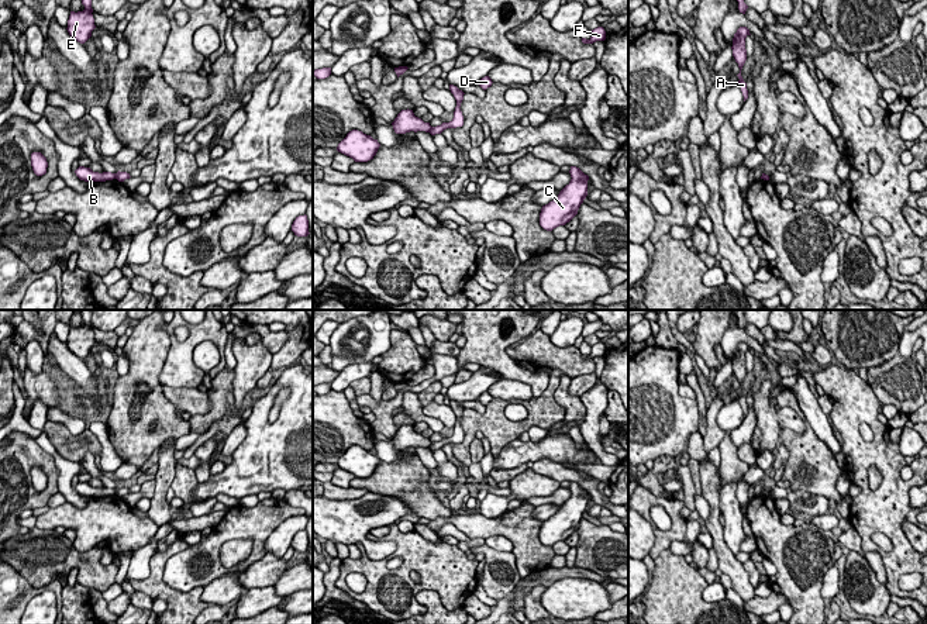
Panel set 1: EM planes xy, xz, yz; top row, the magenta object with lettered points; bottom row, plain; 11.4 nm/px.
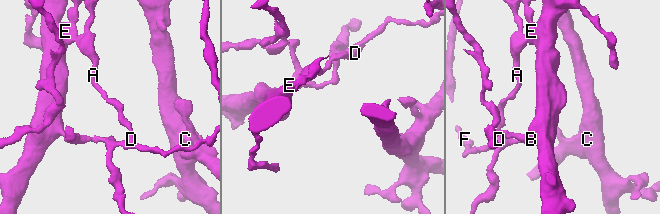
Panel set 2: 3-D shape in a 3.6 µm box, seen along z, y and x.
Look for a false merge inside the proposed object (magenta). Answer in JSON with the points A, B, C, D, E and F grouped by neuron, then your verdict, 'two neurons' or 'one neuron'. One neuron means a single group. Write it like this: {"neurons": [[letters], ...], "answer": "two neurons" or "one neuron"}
{"neurons": [["A", "D", "F"], ["B", "C", "E"]], "answer": "two neurons"}

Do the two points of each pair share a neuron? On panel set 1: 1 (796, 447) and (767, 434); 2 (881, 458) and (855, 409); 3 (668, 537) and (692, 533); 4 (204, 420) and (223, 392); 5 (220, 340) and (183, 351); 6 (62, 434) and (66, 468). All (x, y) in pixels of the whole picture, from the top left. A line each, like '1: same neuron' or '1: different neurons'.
1: different neurons
2: same neuron
3: different neurons
4: same neuron
5: same neuron
6: different neurons

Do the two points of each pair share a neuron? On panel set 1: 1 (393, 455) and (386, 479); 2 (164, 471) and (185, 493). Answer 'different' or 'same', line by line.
1: different
2: different

